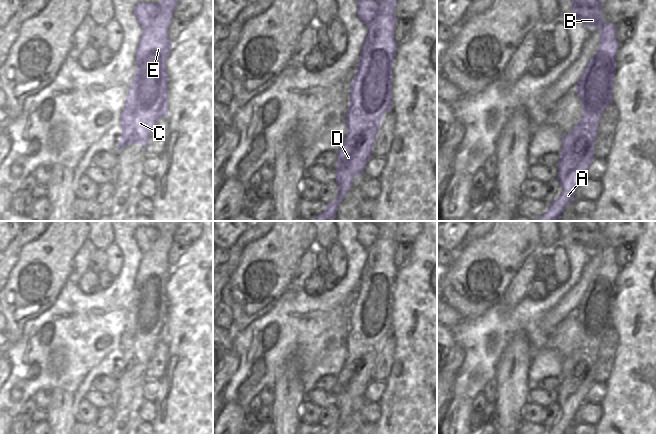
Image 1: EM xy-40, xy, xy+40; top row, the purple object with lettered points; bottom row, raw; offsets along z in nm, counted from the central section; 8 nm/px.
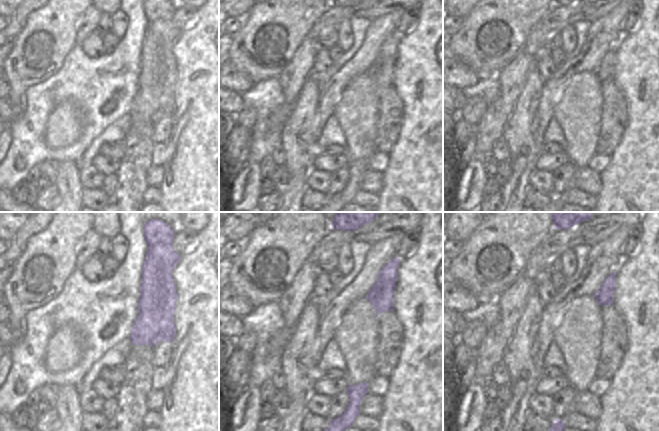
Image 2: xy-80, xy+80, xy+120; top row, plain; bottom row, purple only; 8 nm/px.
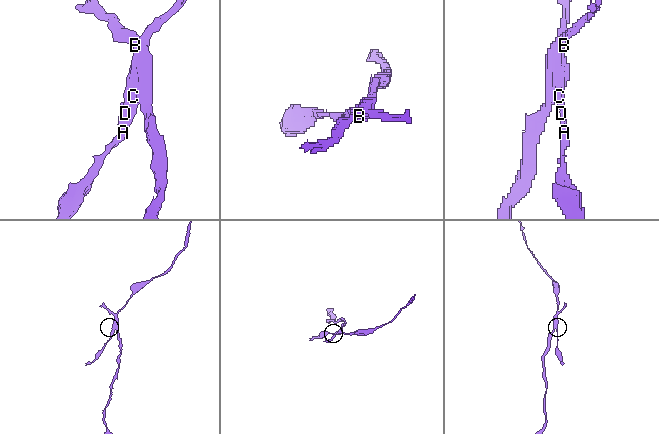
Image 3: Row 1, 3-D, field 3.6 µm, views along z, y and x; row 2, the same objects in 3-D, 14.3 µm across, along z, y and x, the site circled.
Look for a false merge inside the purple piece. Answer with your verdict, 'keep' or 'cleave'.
cleave

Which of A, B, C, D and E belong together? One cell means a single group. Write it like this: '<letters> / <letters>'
A C D E / B

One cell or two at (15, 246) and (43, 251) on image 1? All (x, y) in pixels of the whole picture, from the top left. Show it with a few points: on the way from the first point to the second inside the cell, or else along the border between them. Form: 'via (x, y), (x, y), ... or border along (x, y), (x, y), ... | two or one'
border along (42, 234), (22, 247), (17, 262), (11, 268) | two

